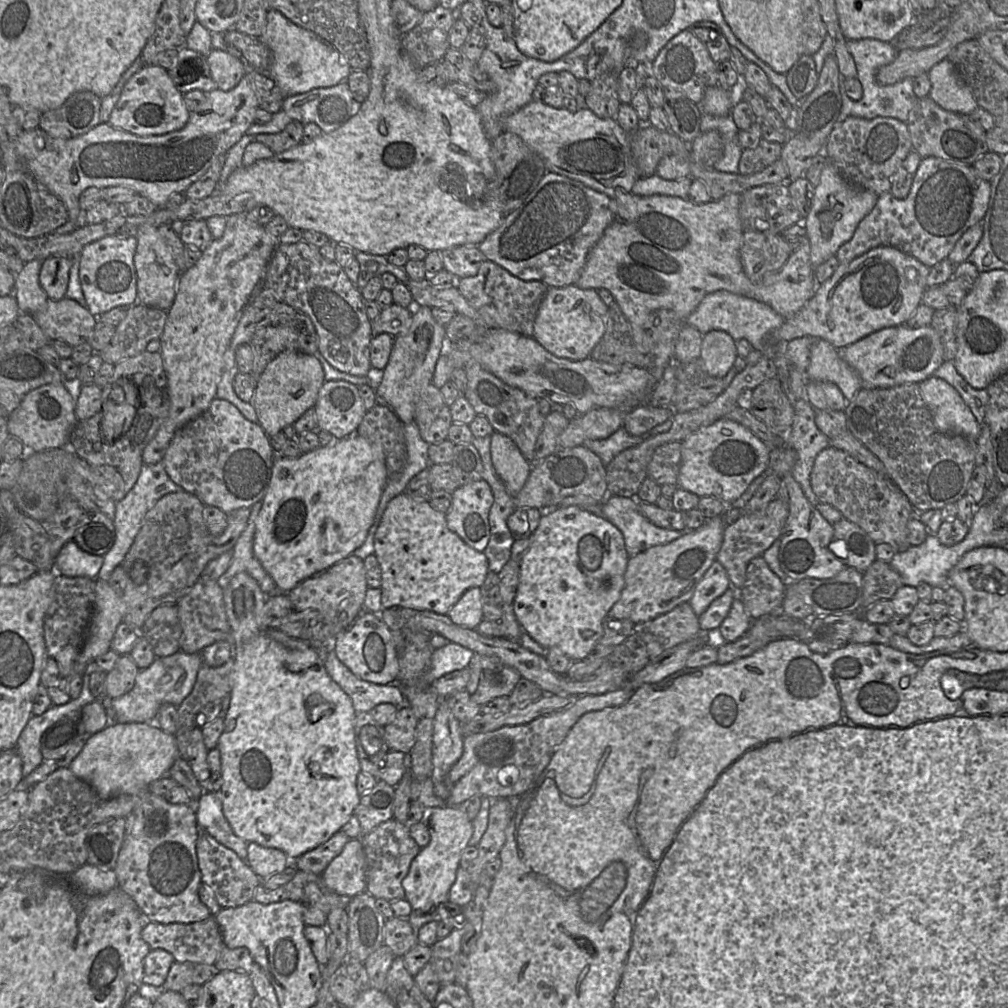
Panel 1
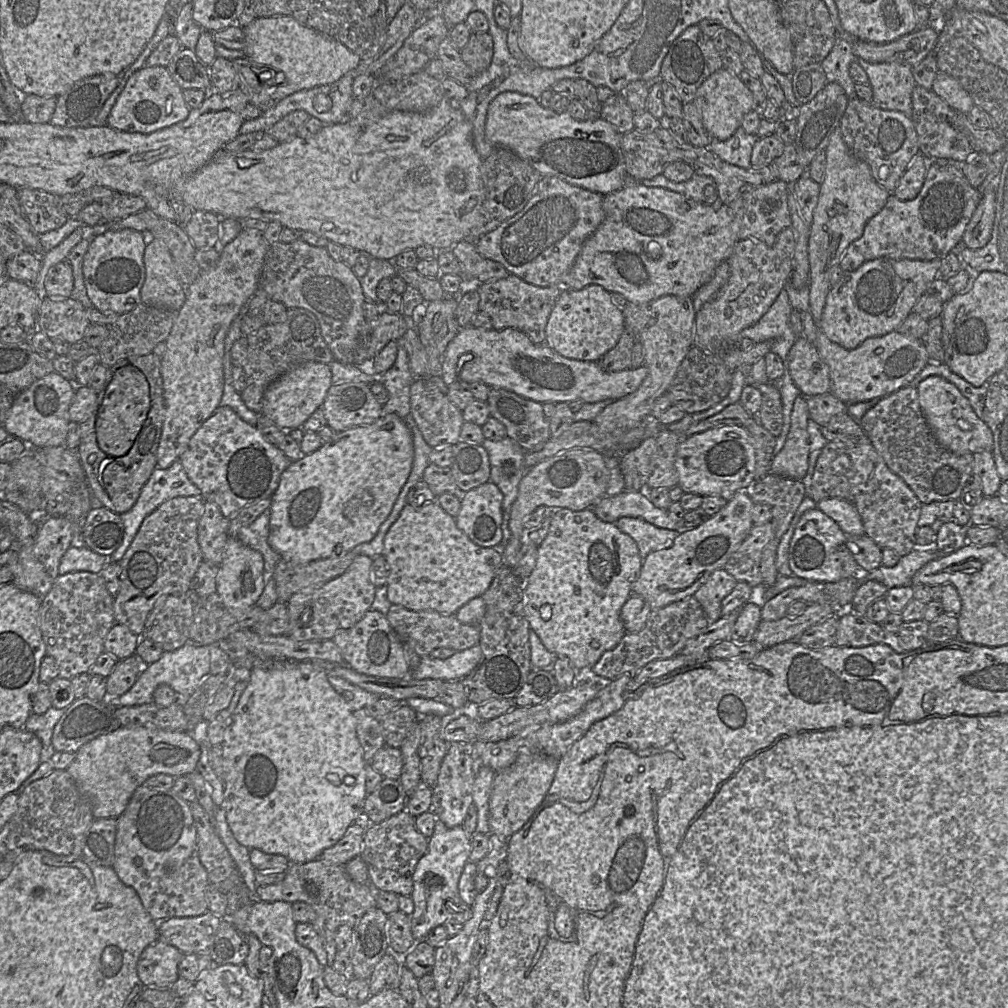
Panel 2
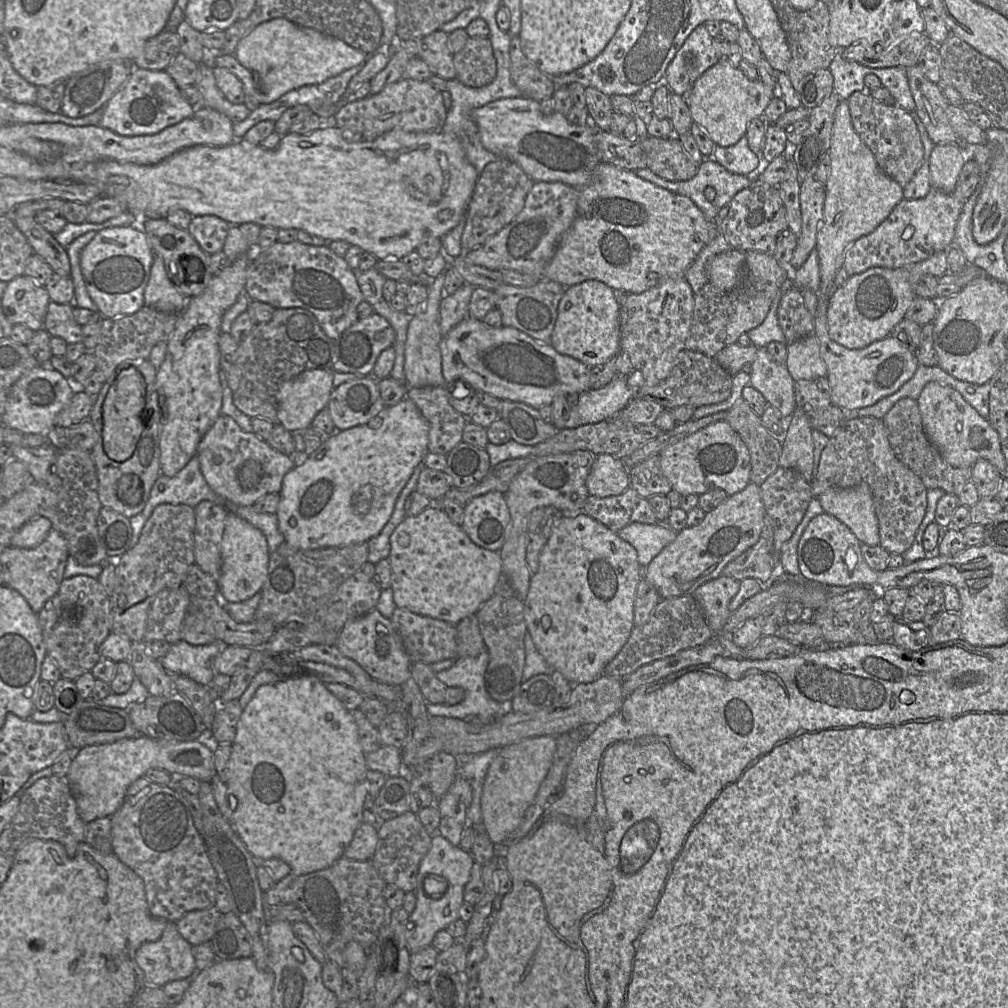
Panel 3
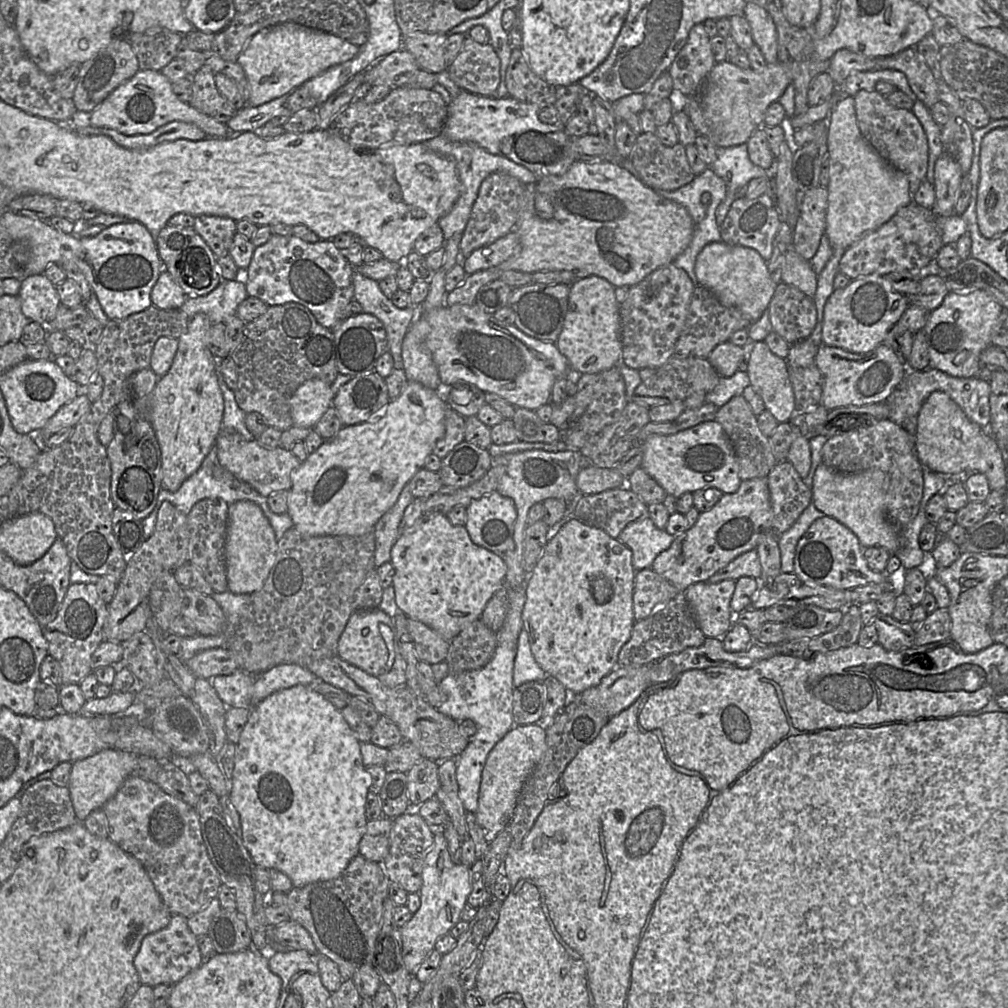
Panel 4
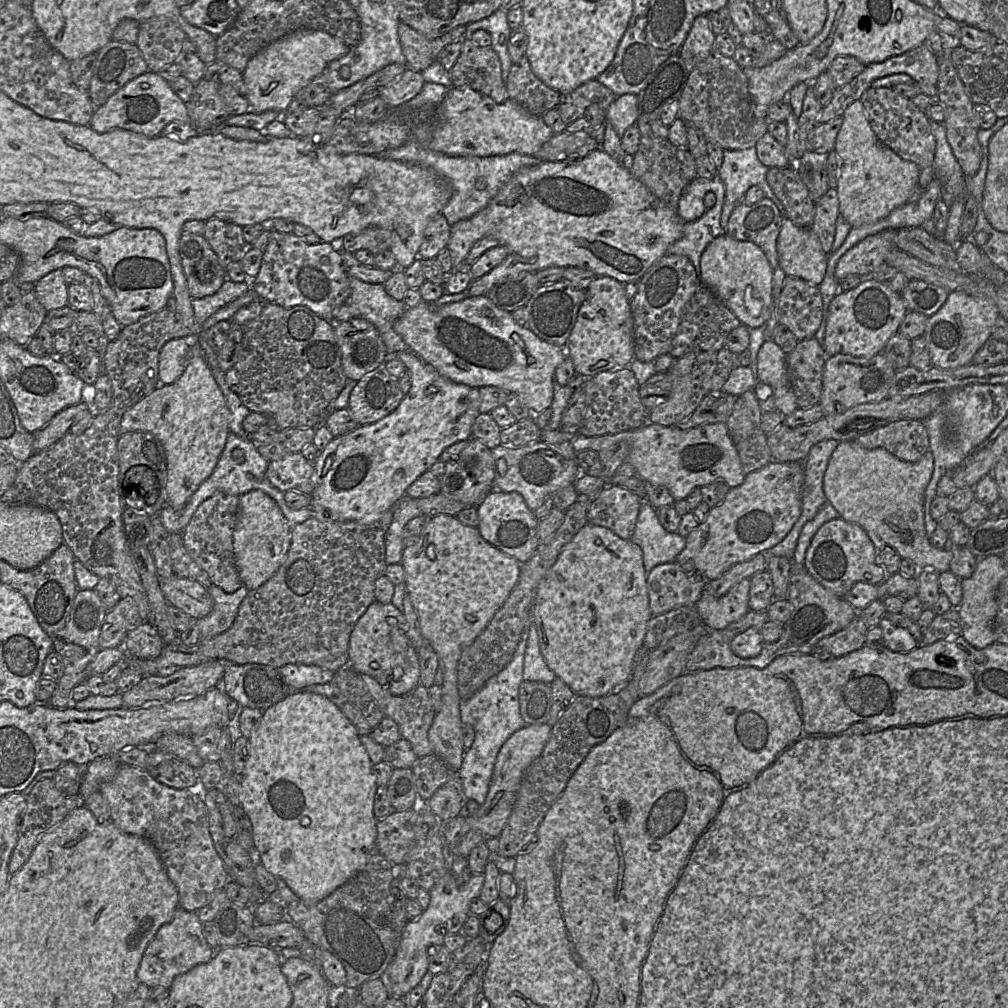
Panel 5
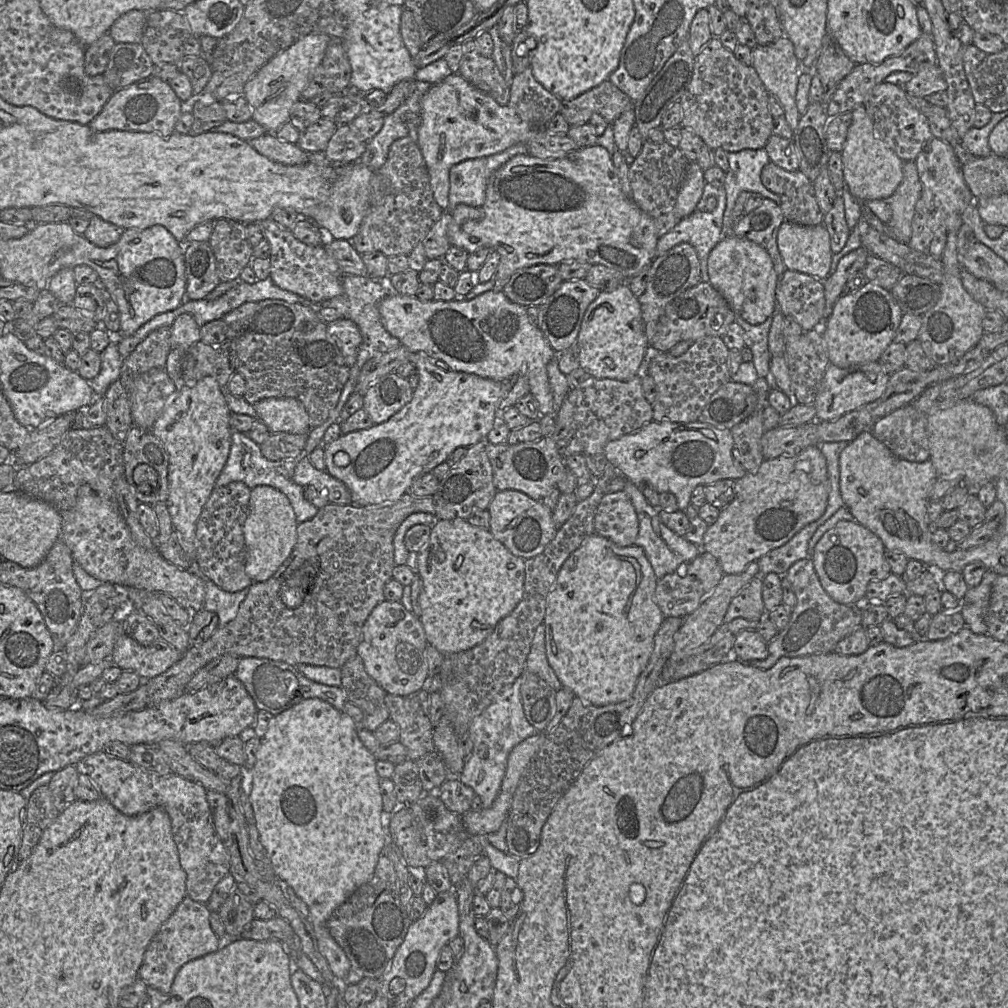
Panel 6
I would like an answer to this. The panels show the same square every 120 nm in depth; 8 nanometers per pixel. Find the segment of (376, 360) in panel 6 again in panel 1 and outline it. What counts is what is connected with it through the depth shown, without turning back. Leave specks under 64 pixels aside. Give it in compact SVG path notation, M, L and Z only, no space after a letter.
M360 435L337 439L332 446L303 453L297 459L276 454L267 493L255 520L253 553L282 593L327 570L363 545L374 523L388 481L383 450Z

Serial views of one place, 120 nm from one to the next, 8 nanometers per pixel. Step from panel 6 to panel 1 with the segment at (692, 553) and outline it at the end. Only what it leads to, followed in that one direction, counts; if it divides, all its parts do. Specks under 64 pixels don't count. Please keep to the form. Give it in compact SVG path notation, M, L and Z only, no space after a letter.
M608 495L601 504L601 515L620 530L629 557L668 544L687 532L654 525L639 511L638 500L634 498Z

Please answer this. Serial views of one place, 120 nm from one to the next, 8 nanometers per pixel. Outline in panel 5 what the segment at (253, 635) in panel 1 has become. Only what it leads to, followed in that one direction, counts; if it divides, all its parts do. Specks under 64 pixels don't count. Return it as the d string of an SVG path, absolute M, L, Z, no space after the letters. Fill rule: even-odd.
M261 490L239 496L238 519L233 532L233 549L239 577L249 590L267 582L283 564L291 544L292 528L280 507ZM295 691L266 709L257 729L248 739L248 757L241 775L241 807L252 823L253 842L259 852L260 863L276 878L282 878L300 899L309 903L321 901L363 869L370 855L376 852L377 819L373 813L373 804L378 786L372 767L373 764L354 725L332 701L312 692Z

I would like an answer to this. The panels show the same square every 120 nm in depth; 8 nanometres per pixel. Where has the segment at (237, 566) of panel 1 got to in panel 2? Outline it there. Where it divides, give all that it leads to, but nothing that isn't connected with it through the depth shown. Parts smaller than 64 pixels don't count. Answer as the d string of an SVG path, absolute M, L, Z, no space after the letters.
M267 509L252 524L242 527L236 536L243 544L262 554L264 559L263 580L265 585L272 579L275 566L281 558L268 543L270 518L271 512L270 509Z

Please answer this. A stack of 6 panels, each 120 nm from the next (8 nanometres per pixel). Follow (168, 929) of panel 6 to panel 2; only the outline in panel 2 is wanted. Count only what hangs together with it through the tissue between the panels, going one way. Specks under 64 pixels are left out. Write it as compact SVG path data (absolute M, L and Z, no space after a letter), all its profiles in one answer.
M158 939L144 949L137 964L138 976L145 987L169 988L178 978L178 966L184 954Z

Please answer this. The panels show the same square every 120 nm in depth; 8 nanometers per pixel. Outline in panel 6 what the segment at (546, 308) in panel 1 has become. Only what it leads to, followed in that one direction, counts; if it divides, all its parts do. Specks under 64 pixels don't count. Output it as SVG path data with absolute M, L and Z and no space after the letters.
M626 284L603 291L588 306L577 337L580 367L591 377L627 381L638 375L649 343L641 305Z

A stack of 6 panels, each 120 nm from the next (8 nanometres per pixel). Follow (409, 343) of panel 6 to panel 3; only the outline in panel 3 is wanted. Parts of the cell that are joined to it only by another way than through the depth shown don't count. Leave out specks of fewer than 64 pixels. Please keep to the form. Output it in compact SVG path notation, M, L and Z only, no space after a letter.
M467 316L442 337L440 351L447 384L461 380L500 400L522 402L539 409L551 405L557 395L589 390L591 368L514 327L492 327Z

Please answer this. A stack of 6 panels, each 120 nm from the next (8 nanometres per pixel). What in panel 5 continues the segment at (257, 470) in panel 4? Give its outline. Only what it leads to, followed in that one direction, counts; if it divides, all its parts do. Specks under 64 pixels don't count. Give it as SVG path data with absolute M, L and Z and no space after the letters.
M301 452L270 461L266 477L275 488L282 492L295 490L311 495L317 485L314 466Z

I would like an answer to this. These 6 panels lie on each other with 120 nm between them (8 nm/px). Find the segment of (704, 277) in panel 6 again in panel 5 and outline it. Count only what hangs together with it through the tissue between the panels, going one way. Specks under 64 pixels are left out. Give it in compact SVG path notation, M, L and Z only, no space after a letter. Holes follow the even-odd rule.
M719 176L713 179L695 178L684 190L678 203L678 214L684 221L683 234L680 239L674 242L667 250L666 255L686 256L694 265L699 276L700 259L706 247L718 236L724 233L720 224L722 208L725 200L725 186ZM707 192L713 192L716 196L716 203L713 207L706 209L704 196Z

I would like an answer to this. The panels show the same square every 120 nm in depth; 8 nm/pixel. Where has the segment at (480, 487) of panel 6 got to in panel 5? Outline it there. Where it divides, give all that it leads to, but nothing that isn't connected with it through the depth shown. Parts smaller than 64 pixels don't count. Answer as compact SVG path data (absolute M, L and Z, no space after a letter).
M469 439L468 445L461 451L456 460L446 462L445 472L440 477L441 493L460 501L468 507L477 507L494 489L495 463L491 449L480 440Z

